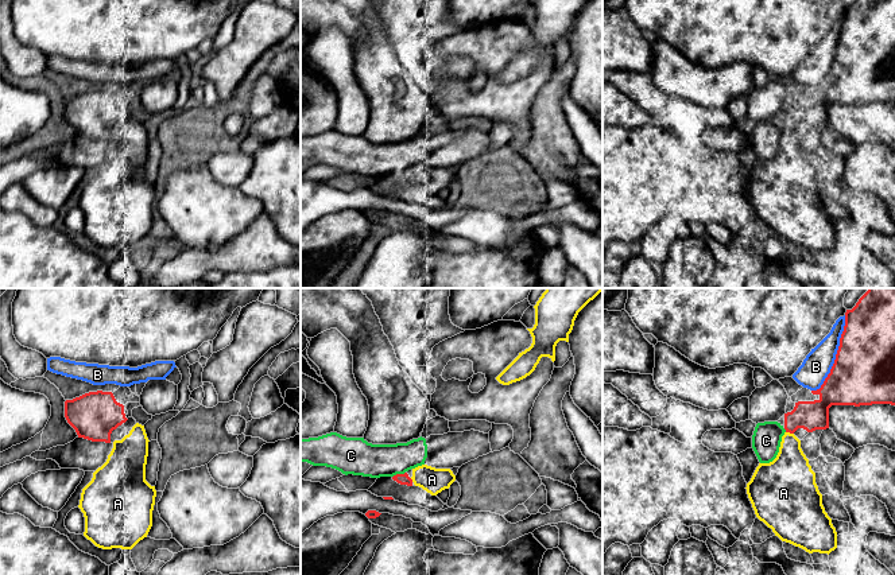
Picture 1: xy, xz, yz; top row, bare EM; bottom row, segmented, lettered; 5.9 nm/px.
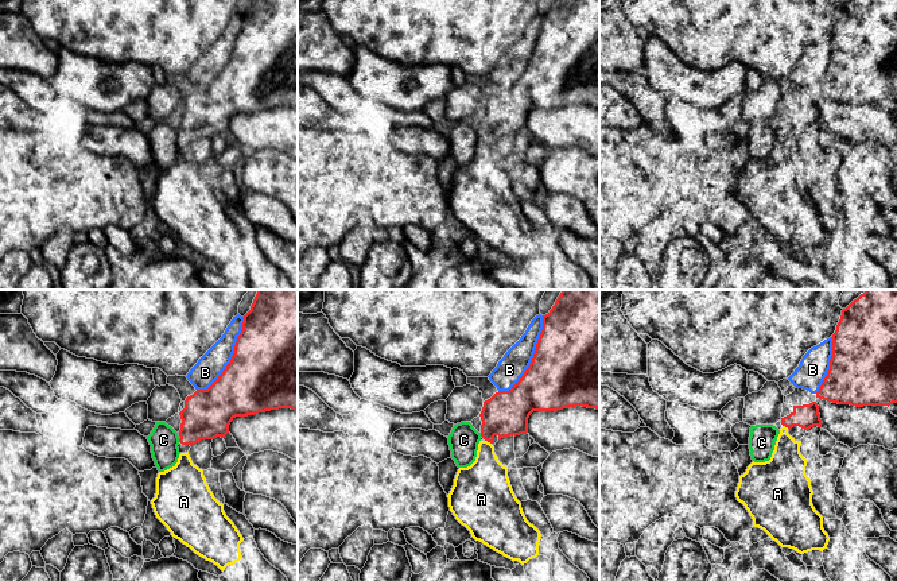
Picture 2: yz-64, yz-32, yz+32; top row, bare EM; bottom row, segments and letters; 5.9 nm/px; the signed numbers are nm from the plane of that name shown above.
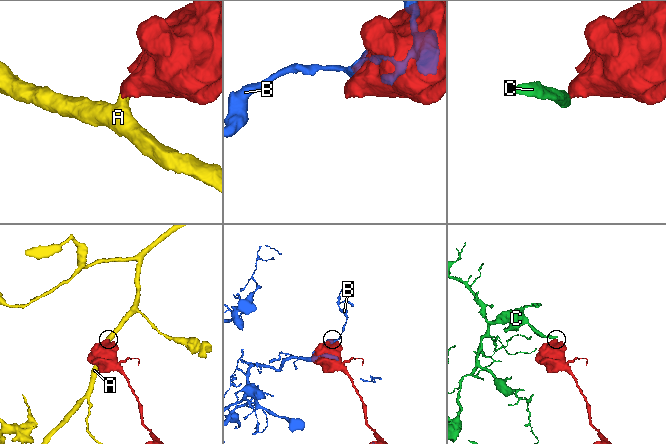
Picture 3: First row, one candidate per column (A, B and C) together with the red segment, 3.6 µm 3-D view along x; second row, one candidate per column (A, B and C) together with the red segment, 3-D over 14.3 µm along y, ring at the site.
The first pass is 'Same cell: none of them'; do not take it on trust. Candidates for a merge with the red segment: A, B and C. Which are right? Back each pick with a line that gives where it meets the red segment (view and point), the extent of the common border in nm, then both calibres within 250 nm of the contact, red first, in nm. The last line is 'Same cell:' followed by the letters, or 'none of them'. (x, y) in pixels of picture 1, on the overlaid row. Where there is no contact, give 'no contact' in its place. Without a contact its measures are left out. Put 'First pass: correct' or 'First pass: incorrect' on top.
First pass: incorrect
A: meets red in yz at (790, 432); contact 50 nm long; 180 nm thick on the red side, 260 nm on the other
Same cell: A

